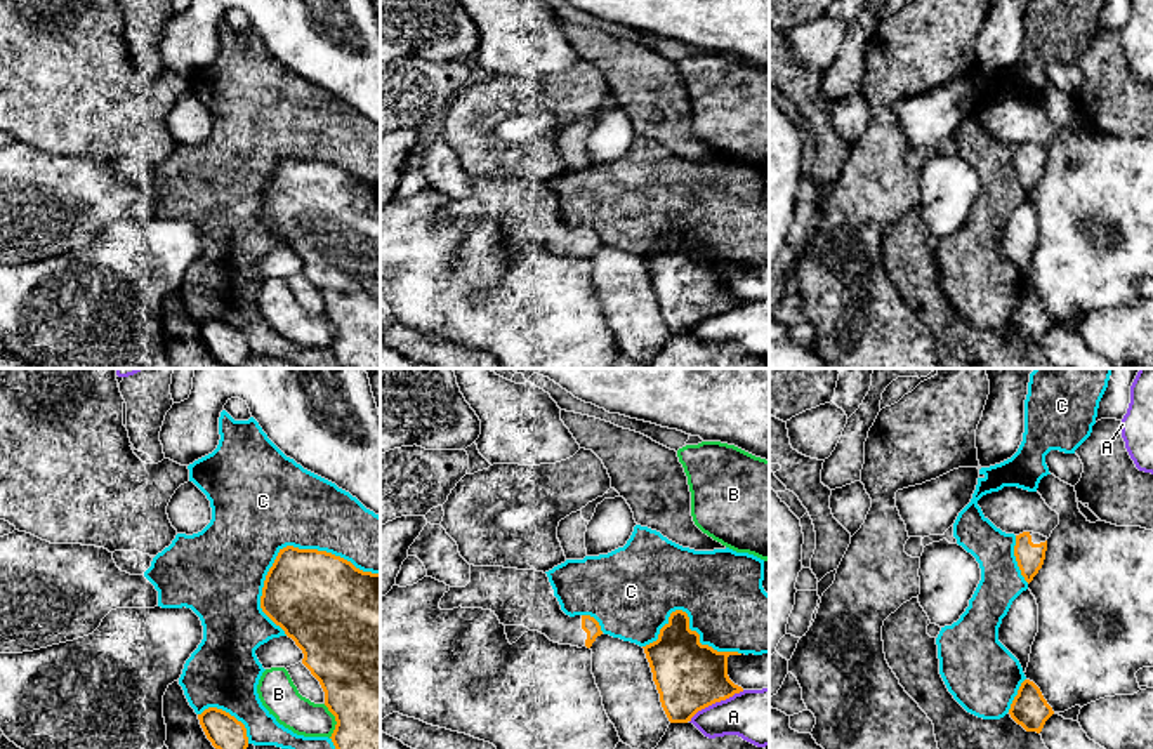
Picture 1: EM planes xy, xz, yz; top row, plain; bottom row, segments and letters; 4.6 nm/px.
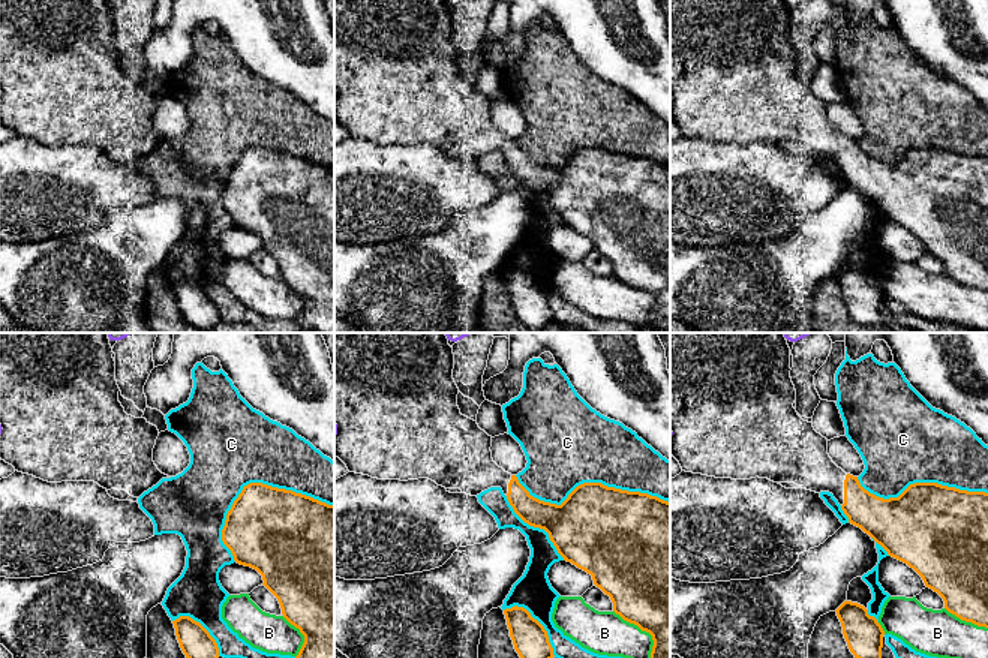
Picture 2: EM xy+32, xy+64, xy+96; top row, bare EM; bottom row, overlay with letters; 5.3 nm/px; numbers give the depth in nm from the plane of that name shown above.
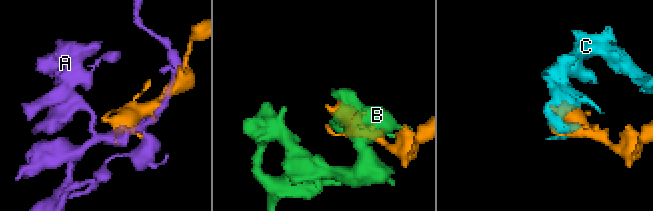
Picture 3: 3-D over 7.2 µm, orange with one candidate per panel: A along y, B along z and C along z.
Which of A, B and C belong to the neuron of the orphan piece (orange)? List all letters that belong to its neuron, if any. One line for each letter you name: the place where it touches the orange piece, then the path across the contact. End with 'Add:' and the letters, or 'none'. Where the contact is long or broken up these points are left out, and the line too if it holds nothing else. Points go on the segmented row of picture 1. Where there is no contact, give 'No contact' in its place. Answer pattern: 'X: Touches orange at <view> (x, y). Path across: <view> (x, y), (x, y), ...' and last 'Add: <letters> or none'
Add: none

